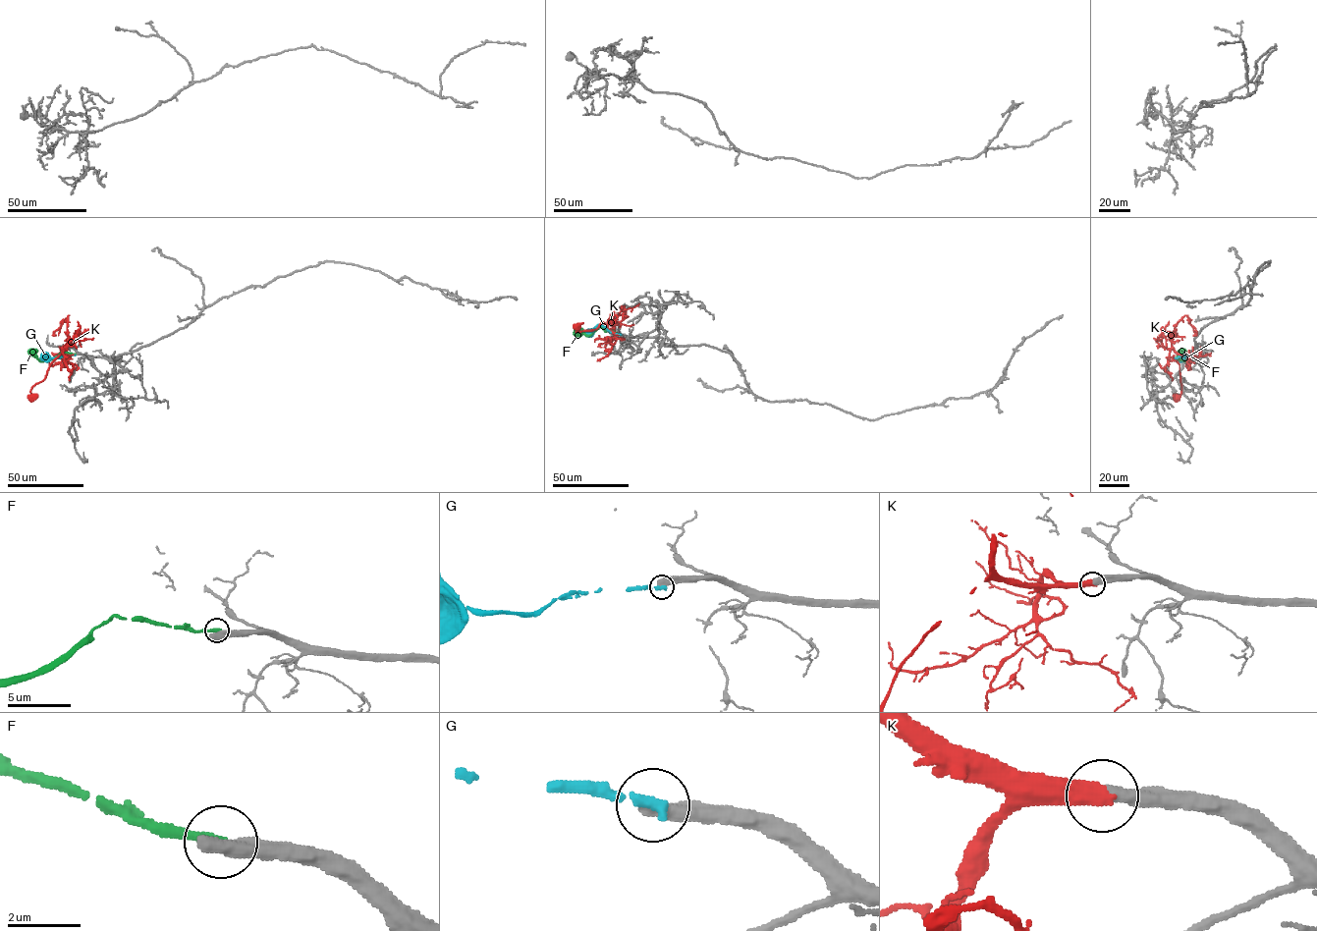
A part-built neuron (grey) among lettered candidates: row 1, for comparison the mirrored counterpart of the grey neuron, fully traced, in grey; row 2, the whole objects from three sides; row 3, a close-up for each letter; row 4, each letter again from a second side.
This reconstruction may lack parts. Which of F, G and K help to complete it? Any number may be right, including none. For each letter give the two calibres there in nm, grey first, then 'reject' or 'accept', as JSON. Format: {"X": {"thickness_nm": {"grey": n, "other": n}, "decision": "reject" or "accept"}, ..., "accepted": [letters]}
{"F": {"thickness_nm": {"grey": 600, "other": 320}, "decision": "reject"}, "G": {"thickness_nm": {"grey": 550, "other": 320}, "decision": "reject"}, "K": {"thickness_nm": {"grey": 440, "other": 500}, "decision": "accept"}, "accepted": ["K"]}

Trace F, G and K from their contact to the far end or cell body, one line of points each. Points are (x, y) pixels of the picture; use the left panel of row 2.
F: (75, 354), (62, 352), (41, 361), (30, 349)
G: (74, 355), (41, 356)
K: (74, 355), (62, 352), (70, 340), (68, 315), (53, 334), (56, 335)

